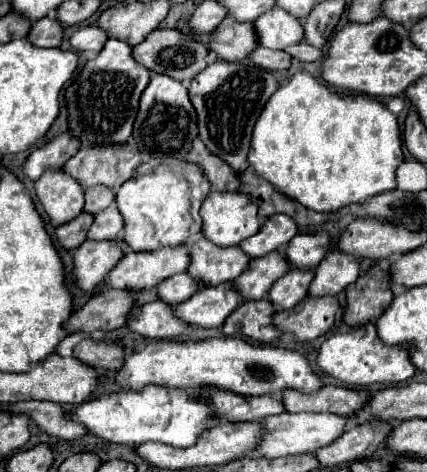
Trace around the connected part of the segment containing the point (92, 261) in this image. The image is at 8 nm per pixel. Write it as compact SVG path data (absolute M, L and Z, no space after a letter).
M86 240L74 252L74 270L72 280L82 290L96 288L110 268L118 264L122 258L122 244L118 240L104 240L104 242L90 242Z

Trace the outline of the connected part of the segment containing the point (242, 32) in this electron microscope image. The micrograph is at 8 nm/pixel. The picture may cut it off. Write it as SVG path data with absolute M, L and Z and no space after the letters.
M230 16L224 18L222 24L210 34L208 42L210 52L214 52L218 60L226 62L248 58L256 46L258 40L254 40L254 28L250 28L250 24L230 20Z

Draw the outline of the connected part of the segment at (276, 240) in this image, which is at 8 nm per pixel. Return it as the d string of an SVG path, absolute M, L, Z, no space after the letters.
M276 214L276 216L270 216L262 224L258 234L250 236L250 240L244 240L240 244L240 248L250 258L260 258L260 256L266 256L270 252L276 252L280 246L284 248L296 232L298 232L298 228L296 228L294 220L290 220L290 216Z

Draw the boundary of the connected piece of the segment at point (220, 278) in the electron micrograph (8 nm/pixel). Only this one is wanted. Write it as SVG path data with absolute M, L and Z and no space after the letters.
M200 238L190 246L188 274L192 278L196 278L202 288L218 286L218 284L232 282L234 278L238 278L244 272L244 268L248 266L248 262L250 262L250 258L240 248L214 248L214 244L210 244L206 238Z

